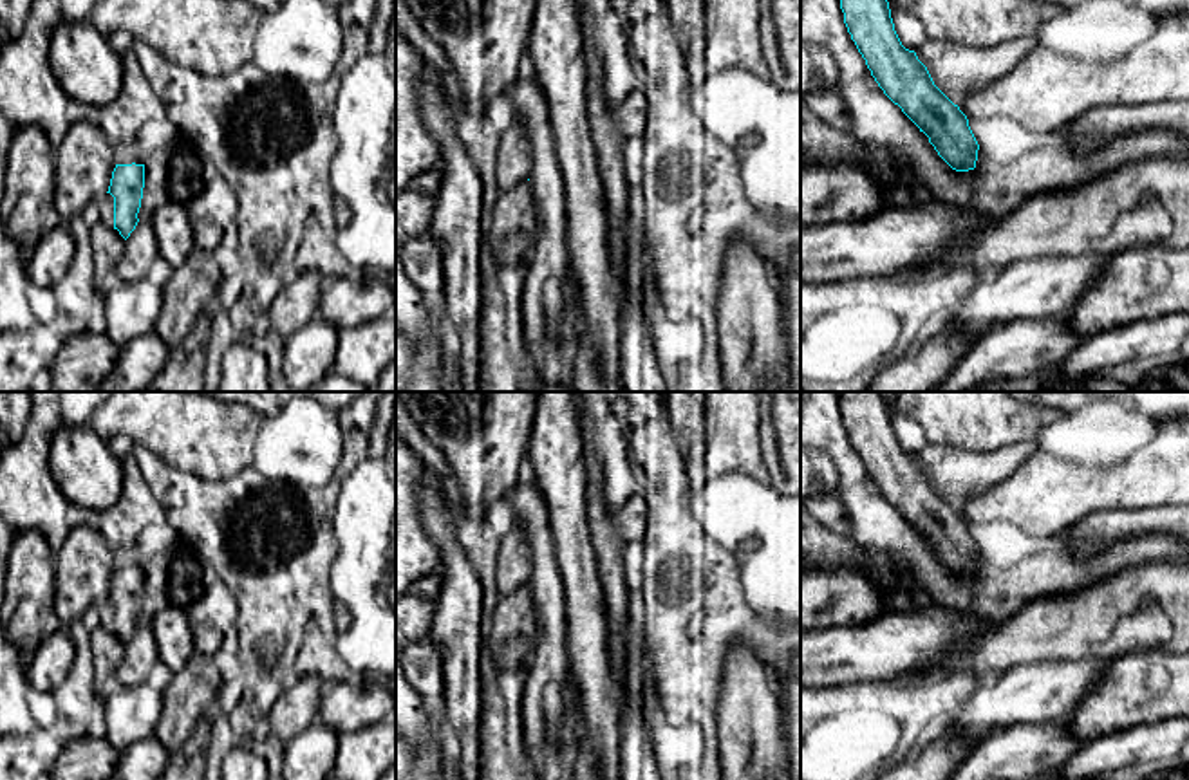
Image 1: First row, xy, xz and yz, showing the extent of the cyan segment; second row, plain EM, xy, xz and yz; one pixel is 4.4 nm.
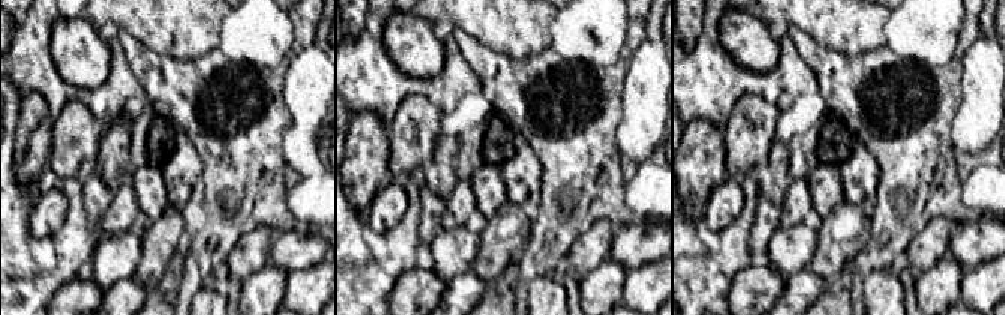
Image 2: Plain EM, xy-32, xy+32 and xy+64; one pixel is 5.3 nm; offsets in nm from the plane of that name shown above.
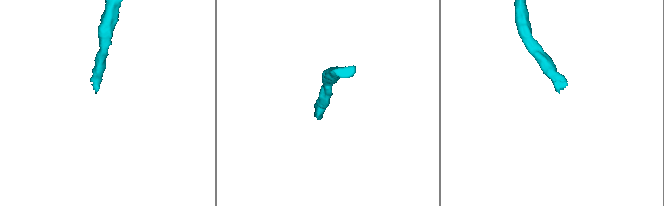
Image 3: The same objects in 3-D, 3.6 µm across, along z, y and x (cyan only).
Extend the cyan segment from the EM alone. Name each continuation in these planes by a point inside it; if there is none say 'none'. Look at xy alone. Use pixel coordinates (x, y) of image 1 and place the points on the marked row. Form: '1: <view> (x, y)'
1: xy (107, 212)

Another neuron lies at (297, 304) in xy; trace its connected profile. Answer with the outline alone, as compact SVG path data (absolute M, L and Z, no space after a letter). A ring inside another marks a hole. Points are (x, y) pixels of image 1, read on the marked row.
M305 271L287 283L267 311L271 330L286 339L318 316L323 282L316 271Z

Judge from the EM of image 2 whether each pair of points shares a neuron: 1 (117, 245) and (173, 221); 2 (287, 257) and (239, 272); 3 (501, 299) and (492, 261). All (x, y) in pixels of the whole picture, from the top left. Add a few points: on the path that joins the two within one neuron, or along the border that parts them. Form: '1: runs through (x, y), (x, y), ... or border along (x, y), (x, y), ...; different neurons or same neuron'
1: border along (141, 236), (141, 258), (134, 270); different neurons
2: border along (275, 231), (267, 261); different neurons
3: border along (497, 278), (488, 284); different neurons

